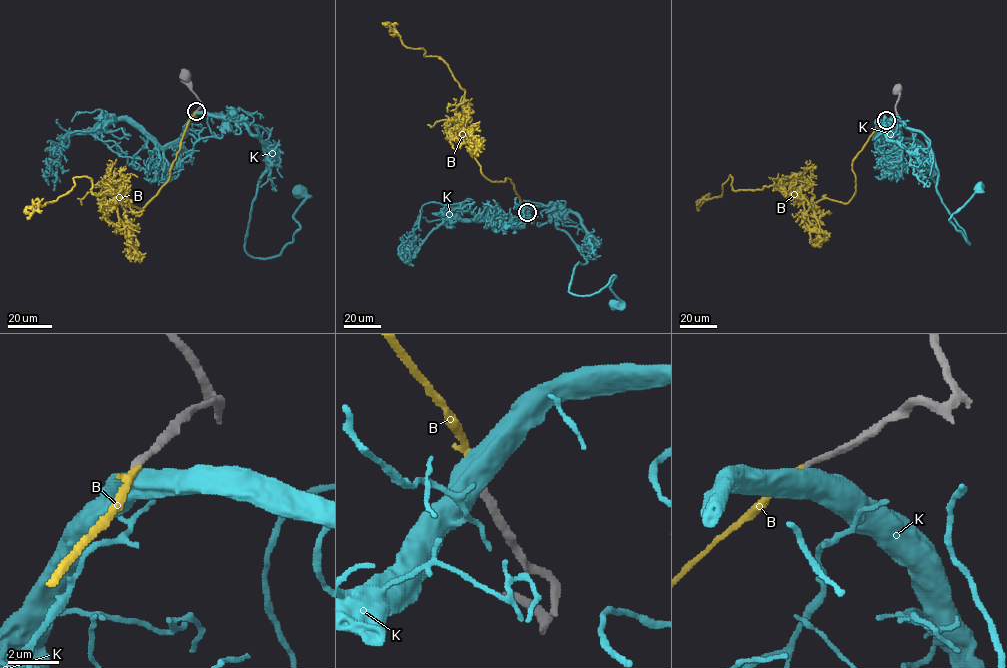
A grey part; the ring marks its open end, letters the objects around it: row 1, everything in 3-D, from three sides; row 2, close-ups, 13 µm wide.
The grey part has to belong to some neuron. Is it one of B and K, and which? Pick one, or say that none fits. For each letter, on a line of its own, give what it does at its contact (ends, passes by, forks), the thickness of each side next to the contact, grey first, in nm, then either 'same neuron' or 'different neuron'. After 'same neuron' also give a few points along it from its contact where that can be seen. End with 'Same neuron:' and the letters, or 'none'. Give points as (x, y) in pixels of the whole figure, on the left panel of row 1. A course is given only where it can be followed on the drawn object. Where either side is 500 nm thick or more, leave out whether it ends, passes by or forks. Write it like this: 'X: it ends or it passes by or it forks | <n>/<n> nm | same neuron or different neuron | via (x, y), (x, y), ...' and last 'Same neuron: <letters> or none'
B: it ends | 280/280 nm | same neuron | via (196, 111), (168, 181), (141, 210), (124, 209), (120, 187), (95, 195), (74, 177), (27, 217)
K: 300/800 nm | different neuron
Same neuron: B

